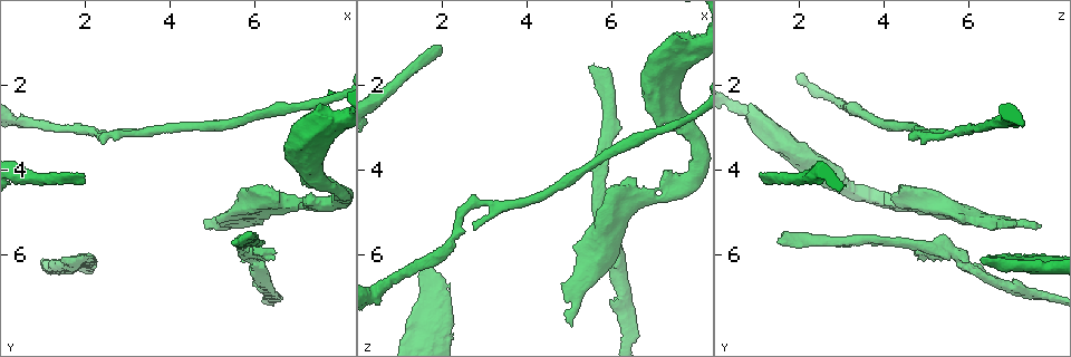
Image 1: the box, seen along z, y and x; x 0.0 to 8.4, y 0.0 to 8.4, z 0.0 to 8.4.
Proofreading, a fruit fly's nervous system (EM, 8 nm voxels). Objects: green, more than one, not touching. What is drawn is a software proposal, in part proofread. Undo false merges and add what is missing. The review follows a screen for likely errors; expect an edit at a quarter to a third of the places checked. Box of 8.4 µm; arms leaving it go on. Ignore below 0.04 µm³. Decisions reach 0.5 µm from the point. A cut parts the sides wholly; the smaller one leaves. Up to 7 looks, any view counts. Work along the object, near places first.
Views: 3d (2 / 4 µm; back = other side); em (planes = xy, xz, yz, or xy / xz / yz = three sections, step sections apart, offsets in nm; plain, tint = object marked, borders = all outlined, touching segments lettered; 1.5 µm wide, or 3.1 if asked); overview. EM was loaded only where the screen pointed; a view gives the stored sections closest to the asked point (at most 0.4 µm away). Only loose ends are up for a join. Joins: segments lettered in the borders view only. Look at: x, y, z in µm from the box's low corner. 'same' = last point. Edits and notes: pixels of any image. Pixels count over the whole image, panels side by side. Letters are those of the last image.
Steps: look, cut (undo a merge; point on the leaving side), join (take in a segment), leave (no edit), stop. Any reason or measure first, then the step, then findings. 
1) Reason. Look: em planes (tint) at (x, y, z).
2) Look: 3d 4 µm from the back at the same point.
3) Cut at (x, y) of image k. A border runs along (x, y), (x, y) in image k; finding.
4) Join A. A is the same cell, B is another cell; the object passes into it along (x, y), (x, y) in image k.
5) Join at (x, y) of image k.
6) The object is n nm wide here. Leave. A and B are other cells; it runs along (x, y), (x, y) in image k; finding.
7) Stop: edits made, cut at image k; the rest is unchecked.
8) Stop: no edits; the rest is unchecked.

Thick end. Look: 3d 2 µm from the back at (4.80, 5.15, 6.70).

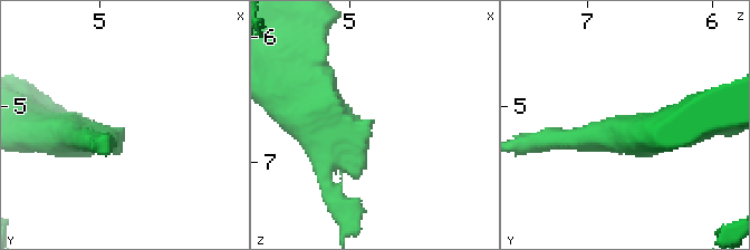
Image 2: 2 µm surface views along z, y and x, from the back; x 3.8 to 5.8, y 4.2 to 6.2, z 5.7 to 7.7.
Look: em xy step 8 (tint) at (4.82, 5.16, 6.68).

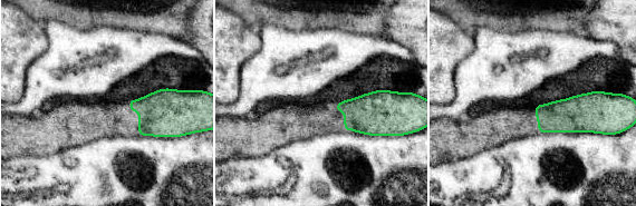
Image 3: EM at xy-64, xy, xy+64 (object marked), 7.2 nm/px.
Look: em xy step 8 (borders) at the same point.

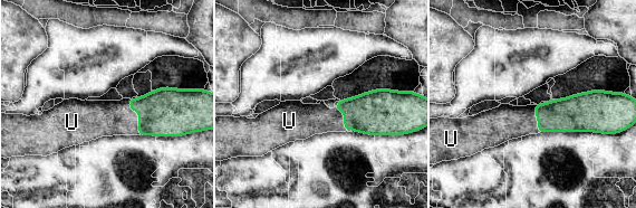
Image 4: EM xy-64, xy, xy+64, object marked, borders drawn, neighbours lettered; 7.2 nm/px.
Join U. U is the same cell; the neuron continues.

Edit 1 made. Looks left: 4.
Free end. Look: em planes (borders) at (5.45, 5.75, 1.60).

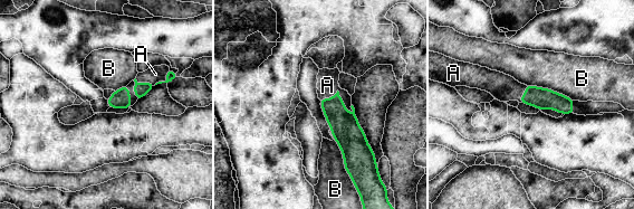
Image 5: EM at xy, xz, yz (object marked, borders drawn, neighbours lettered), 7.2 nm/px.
Join A. A is the same cell, B is another cell; the object passes into it along (141, 89), (149, 82), (155, 74) in image 5; it goes on there.

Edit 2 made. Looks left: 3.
An open end. Look: 3d 2 µm at (2.05, 4.25, 1.20).

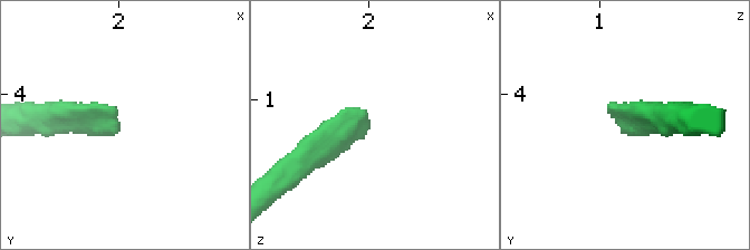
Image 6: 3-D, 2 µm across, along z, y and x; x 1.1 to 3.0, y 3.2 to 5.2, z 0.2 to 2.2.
Look: em planes (plain) at (1.98, 4.30, 1.18).

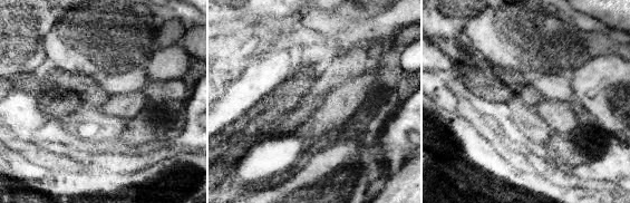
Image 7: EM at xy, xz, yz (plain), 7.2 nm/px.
Look: em planes (borders) at the same point.

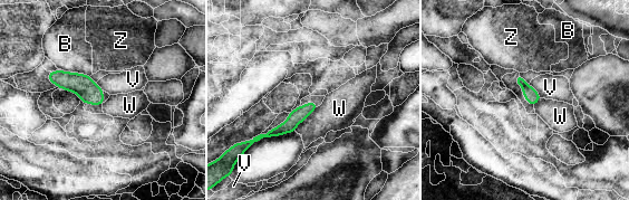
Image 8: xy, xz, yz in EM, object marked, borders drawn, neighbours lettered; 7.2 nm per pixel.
Leave. B, V, W and Z are other cells; a border runs along (318, 106), (294, 130) in image 8; no lettered segment goes on from it.

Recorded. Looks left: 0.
Stop: edits made, join at image 4, join at image 5; the rest is unchecked.

